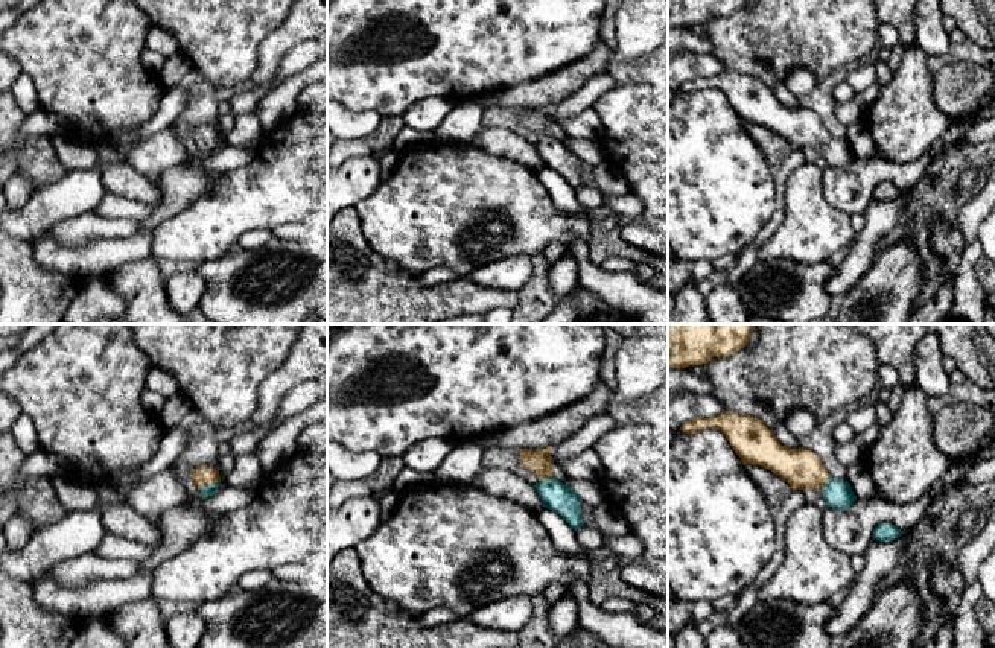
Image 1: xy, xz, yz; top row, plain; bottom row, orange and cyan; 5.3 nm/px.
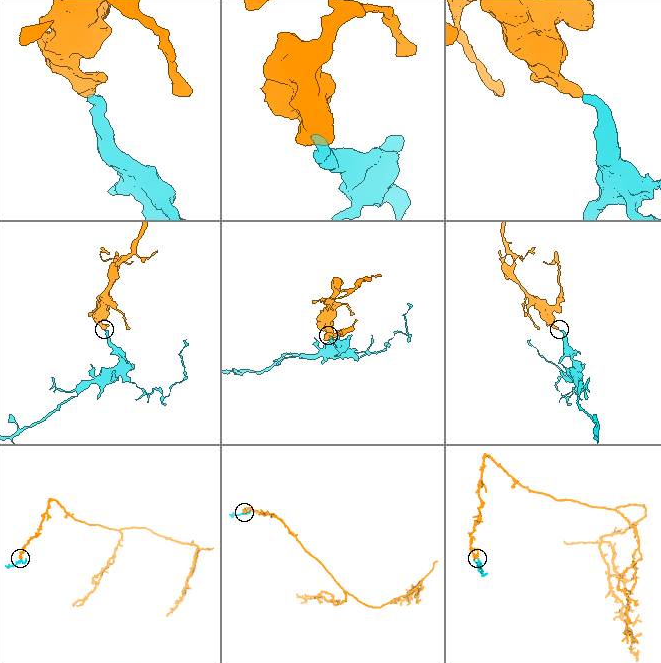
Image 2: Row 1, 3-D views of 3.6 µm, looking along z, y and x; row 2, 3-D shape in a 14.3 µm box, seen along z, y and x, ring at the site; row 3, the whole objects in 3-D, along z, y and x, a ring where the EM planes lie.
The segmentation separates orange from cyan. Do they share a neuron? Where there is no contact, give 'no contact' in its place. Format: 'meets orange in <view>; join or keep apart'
meets orange in xy; join

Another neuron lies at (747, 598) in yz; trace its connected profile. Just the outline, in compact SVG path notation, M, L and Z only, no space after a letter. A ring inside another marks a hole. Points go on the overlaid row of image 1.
M793 490L791 494L785 499L785 502L779 508L771 510L776 526L774 537L776 549L771 560L761 569L761 572L755 578L753 584L738 595L736 604L730 610L729 619L733 628L736 628L736 625L742 621L742 618L753 608L753 605L758 602L759 589L776 573L776 570L782 564L785 554L787 520L796 510L799 510L805 503L806 502L803 490Z

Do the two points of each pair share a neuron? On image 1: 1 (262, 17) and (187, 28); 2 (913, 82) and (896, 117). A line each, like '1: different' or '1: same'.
1: same
2: same

